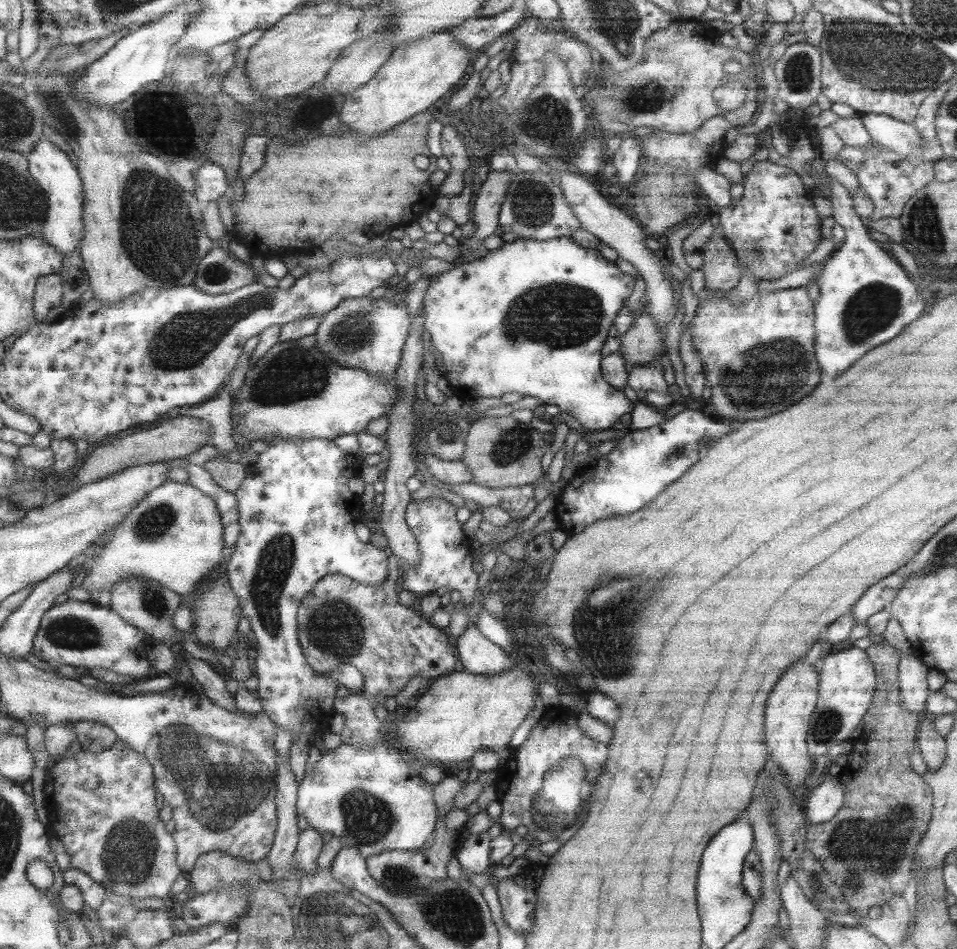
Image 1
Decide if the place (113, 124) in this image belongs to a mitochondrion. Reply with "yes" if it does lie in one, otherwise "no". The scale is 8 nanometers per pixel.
no

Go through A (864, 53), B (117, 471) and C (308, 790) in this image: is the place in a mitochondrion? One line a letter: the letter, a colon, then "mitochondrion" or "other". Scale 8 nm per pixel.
A: mitochondrion
B: other
C: other

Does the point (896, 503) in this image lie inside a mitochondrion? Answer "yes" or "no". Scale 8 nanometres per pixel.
no

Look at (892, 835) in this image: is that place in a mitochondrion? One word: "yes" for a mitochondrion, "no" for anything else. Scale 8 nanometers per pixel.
yes

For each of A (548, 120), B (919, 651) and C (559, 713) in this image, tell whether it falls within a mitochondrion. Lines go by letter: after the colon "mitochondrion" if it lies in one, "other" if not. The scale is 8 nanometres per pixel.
A: mitochondrion
B: other
C: other

